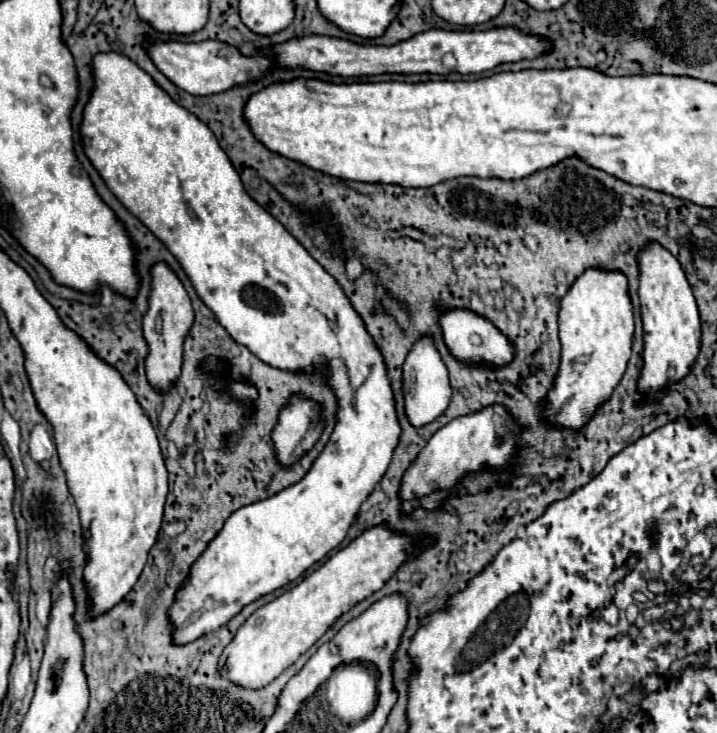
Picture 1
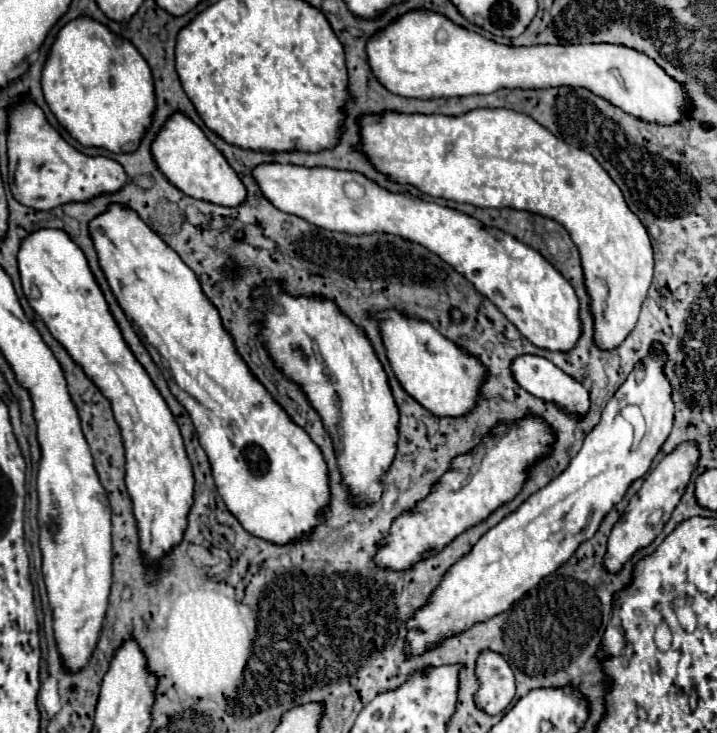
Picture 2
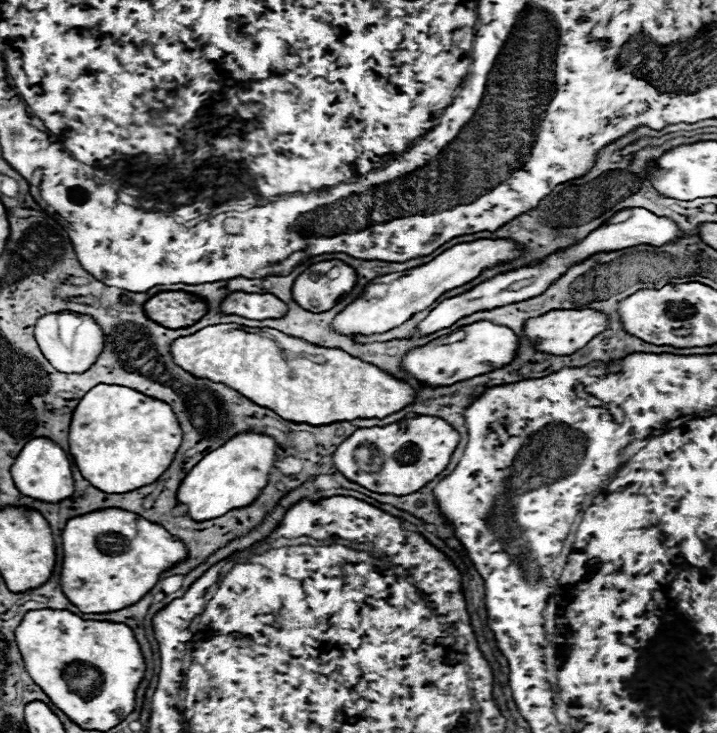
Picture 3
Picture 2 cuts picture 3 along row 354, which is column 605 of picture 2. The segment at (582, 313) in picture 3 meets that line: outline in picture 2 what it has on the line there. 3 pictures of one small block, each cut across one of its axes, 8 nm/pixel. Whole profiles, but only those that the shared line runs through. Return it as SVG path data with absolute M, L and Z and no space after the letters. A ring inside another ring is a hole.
M682 442L676 450L672 450L672 454L666 454L662 458L662 462L646 476L642 488L634 494L634 498L630 500L628 508L624 510L620 522L614 526L614 530L610 534L608 552L604 558L604 568L608 572L618 572L622 568L622 564L626 560L630 560L630 556L636 550L640 550L642 546L648 546L662 532L672 510L680 502L680 498L692 478L692 472L698 466L698 460L700 460L700 450L698 450L696 442Z

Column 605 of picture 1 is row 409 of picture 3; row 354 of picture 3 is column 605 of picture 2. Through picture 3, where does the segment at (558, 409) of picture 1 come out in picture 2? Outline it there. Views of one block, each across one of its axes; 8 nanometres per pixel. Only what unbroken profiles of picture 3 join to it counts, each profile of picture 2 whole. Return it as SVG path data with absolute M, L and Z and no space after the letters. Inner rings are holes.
M478 108L478 110L470 110L462 116L440 116L440 114L432 114L432 116L424 116L424 114L396 114L396 112L384 112L380 116L362 116L360 118L362 124L362 146L360 150L370 158L370 162L384 172L386 176L390 176L396 182L402 184L414 184L416 188L420 188L422 192L434 196L434 198L446 198L446 200L454 200L454 202L468 202L480 208L514 208L514 210L528 210L546 218L552 218L556 222L560 222L568 234L572 236L572 242L578 246L580 252L580 260L582 260L582 272L584 272L584 284L586 284L586 292L590 296L590 314L594 320L594 342L600 350L612 350L616 346L620 346L620 342L624 342L624 338L628 338L628 334L634 330L638 314L640 314L640 306L646 298L646 292L650 288L652 282L652 246L650 246L650 238L648 232L644 228L644 224L640 222L640 218L626 206L624 196L620 192L620 188L612 182L612 178L606 174L606 170L594 160L594 156L590 156L588 152L568 146L564 140L556 138L552 132L548 132L544 126L540 126L536 120L528 118L526 114L514 112L514 110L506 110L506 108Z

